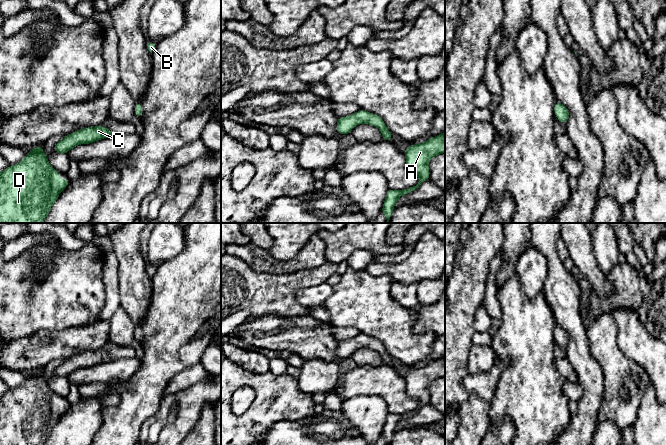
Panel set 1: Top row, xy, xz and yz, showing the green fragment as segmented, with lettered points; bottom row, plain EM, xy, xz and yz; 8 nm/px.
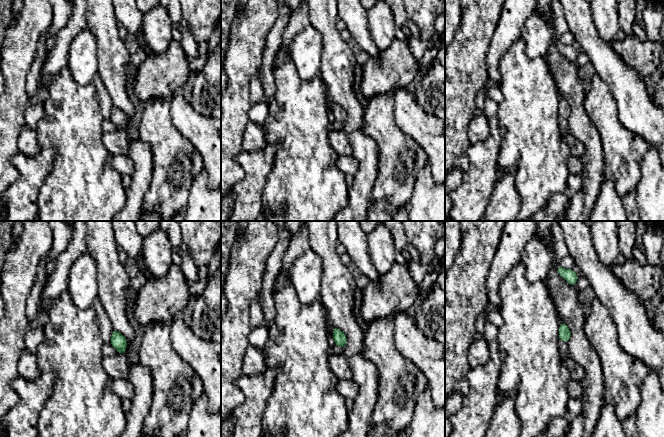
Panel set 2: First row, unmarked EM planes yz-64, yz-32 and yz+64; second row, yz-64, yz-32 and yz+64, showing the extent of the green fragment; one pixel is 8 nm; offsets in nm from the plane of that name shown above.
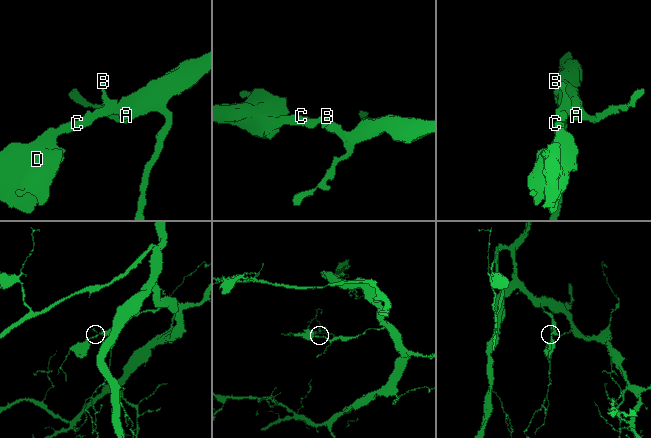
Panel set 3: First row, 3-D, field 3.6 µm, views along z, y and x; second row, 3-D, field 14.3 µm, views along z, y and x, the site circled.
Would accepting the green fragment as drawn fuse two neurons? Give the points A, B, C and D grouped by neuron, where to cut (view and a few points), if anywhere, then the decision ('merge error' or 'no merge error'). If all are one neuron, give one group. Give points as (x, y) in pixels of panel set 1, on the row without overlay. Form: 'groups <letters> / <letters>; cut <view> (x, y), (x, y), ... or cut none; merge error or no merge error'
groups A B C D; cut none; no merge error

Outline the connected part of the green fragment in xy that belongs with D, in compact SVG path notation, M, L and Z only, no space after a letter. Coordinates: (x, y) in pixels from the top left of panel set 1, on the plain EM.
M42 370L31 373L19 387L0 396L0 445L44 445L69 405L59 402Z

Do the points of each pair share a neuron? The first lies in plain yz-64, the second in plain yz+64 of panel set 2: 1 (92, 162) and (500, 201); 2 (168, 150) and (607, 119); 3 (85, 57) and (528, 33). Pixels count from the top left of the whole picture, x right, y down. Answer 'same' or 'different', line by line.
1: different
2: same
3: same

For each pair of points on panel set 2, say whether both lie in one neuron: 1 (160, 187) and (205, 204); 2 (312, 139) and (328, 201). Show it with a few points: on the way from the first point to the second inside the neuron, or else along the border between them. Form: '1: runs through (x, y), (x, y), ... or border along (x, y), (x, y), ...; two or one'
1: border along (195, 175), (190, 190), (190, 197), (184, 210); two
2: runs through (311, 154), (311, 184), (313, 186); one

